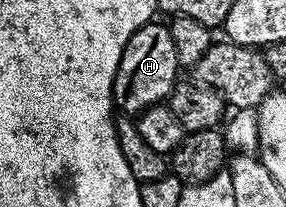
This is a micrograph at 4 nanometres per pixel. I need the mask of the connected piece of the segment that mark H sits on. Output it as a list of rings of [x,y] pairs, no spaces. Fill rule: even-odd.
[[[159,21],[142,25],[142,29],[138,29],[134,37],[130,37],[122,53],[122,61],[118,65],[118,73],[112,86],[115,106],[123,114],[136,117],[148,107],[163,104],[176,88],[176,71],[180,70],[180,62],[174,53],[174,37],[170,37],[168,26],[163,22],[160,24]]]

